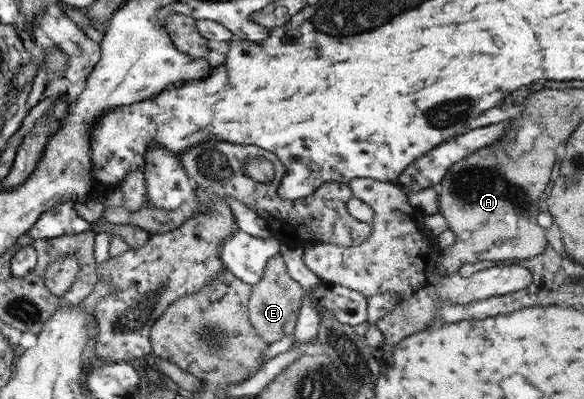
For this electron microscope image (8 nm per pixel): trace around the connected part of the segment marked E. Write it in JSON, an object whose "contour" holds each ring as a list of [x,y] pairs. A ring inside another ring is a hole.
{"contour":[[[278,252],[265,265],[261,280],[252,285],[248,317],[255,334],[263,337],[269,344],[281,340],[283,336],[294,335],[303,295],[304,288],[288,273],[285,260]]]}

